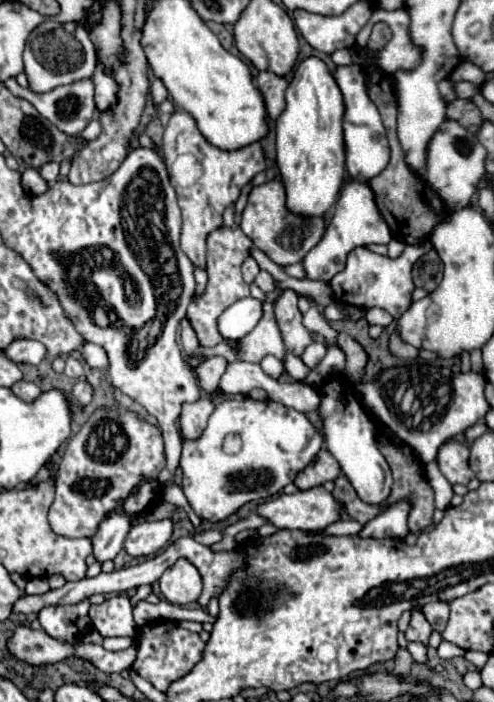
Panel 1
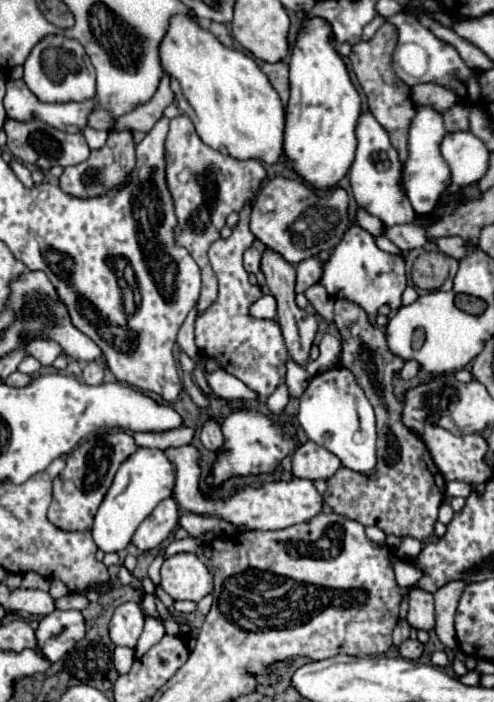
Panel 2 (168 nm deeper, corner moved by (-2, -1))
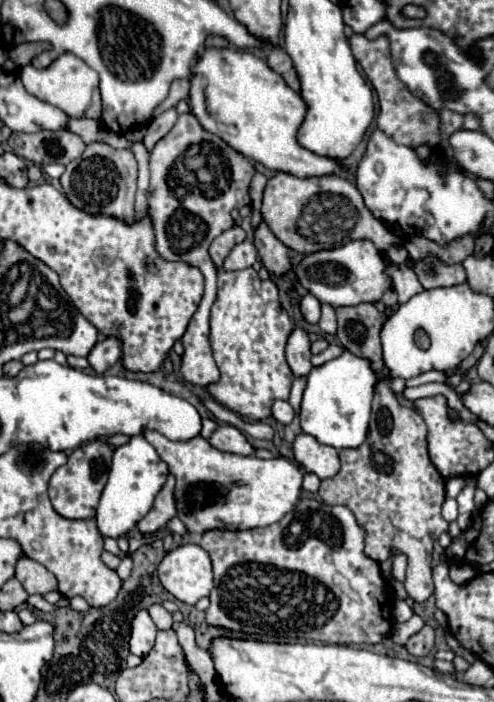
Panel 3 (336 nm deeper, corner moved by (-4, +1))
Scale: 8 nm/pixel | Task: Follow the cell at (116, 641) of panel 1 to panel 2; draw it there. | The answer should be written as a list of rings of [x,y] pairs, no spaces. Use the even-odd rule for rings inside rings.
[[[119,646],[119,648],[115,650],[113,660],[115,660],[115,668],[119,670],[119,674],[123,674],[123,672],[127,674],[127,672],[131,670],[133,660],[135,660],[135,652],[133,652],[131,648],[123,648],[123,646]]]

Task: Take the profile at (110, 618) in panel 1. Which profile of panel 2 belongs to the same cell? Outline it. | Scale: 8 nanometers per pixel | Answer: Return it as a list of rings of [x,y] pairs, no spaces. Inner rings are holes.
[[[125,602],[121,604],[109,624],[109,636],[115,642],[115,646],[127,646],[135,648],[135,642],[139,640],[143,632],[145,616],[137,602]]]

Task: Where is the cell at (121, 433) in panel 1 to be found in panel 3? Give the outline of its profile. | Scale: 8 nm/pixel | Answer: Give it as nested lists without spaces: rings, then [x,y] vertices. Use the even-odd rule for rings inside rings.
[[[93,440],[79,448],[75,448],[69,454],[69,462],[61,466],[49,482],[49,498],[57,514],[69,520],[87,520],[95,516],[99,496],[107,484],[109,470],[111,470],[111,458],[113,458],[115,446],[111,446],[107,440]]]

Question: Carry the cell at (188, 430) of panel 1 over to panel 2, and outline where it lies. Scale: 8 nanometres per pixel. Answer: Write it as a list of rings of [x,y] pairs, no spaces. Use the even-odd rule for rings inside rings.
[[[207,420],[207,422],[203,424],[199,438],[201,438],[201,444],[203,444],[207,450],[219,450],[219,448],[223,446],[223,432],[221,432],[219,424],[213,422],[213,420]]]

